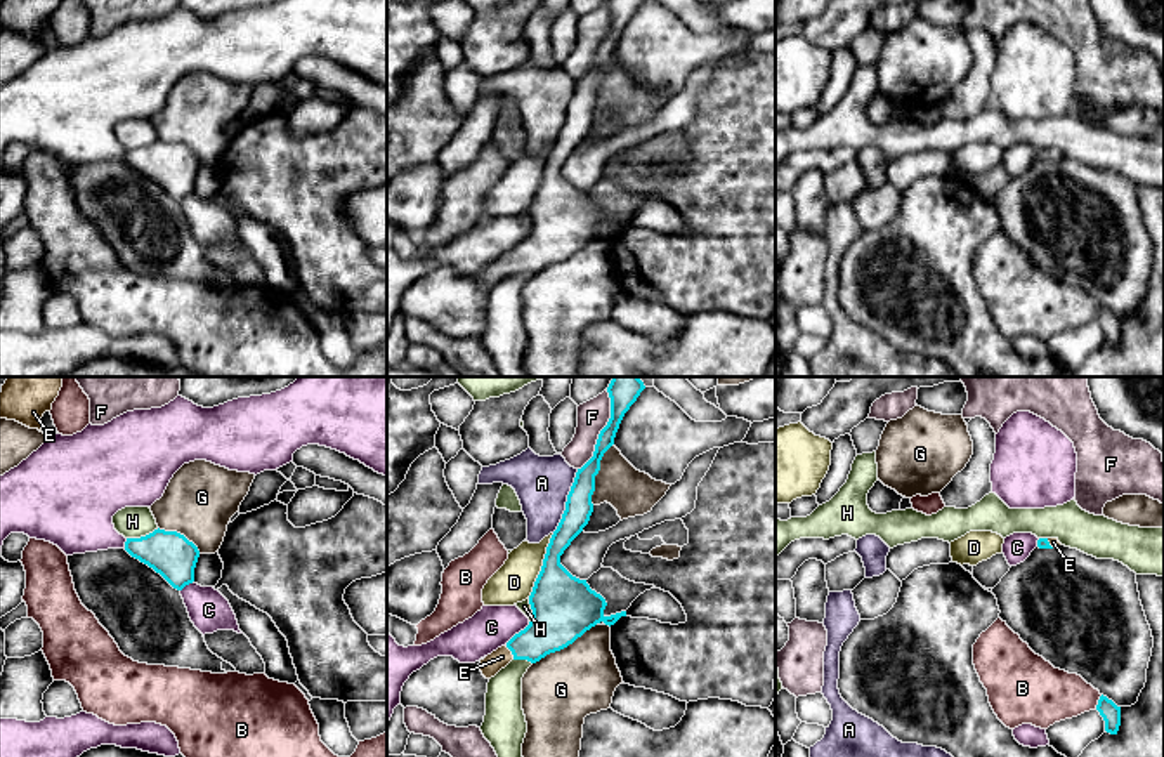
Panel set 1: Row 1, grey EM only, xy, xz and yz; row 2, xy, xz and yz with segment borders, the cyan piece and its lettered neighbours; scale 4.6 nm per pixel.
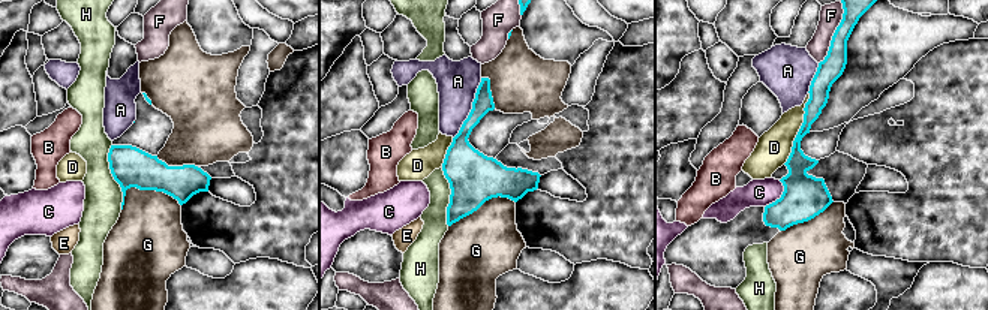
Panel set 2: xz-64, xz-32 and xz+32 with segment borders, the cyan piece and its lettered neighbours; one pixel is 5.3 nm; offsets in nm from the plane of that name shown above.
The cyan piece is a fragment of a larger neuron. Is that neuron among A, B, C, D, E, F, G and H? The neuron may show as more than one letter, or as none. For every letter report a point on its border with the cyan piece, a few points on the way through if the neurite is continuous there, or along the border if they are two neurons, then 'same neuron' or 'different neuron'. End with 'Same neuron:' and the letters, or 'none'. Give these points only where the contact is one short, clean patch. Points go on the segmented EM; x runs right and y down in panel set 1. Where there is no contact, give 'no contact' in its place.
A: xz (568, 500) | different neuron
B: yz (1098, 702) | different neuron
C: xz (519, 632) | different neuron
D: xz (542, 566) | different neuron
E: xz (512, 653) | across xz (555, 624), (536, 641), (512, 653), (502, 657) | same neuron
F: xz (602, 429) | different neuron
G: xz (564, 646) | different neuron
H: xy (143, 537) | different neuron
Same neuron: E

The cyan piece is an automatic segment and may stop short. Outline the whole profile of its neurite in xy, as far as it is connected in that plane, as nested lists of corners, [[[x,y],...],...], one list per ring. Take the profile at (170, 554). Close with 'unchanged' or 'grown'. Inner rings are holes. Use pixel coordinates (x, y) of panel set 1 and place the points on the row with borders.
[[[154,530],[141,538],[127,538],[125,550],[160,573],[173,589],[194,582],[198,547],[177,531]]]; unchanged

